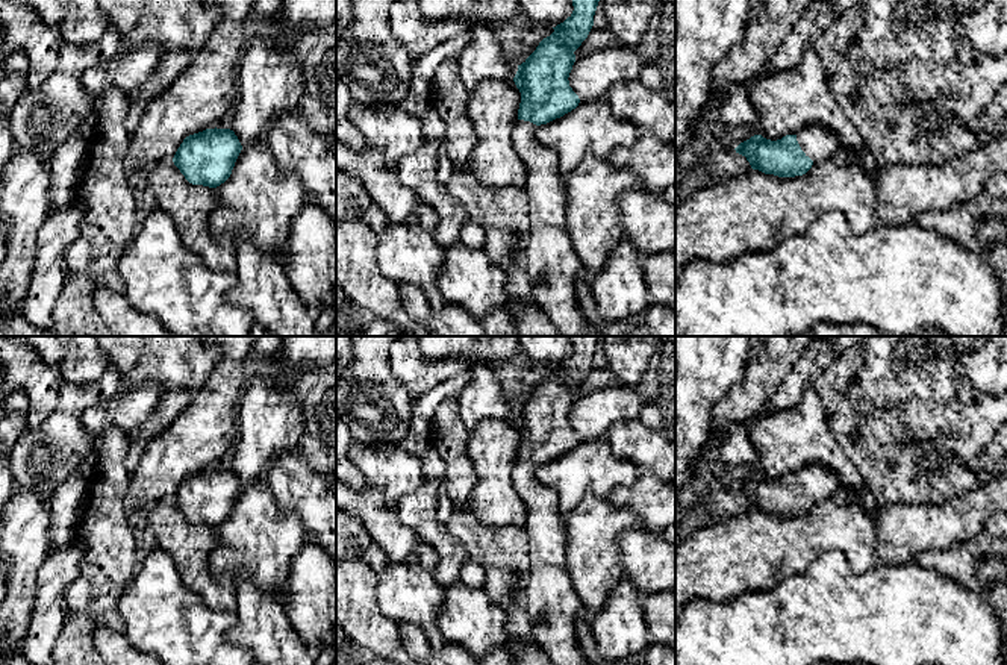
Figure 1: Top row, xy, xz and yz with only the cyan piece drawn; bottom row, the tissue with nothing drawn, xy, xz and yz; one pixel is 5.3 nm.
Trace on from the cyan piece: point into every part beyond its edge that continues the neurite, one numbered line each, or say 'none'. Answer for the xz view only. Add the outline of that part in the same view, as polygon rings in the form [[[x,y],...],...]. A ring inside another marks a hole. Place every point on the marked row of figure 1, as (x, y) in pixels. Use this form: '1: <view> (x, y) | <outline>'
1: xz (551, 261) | [[[518,120],[512,130],[516,155],[527,168],[530,241],[525,247],[532,301],[563,336],[603,336],[583,314],[575,295],[581,267],[566,227],[566,183],[559,156],[536,138],[536,124]]]

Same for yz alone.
1: yz (818, 143) | [[[807,126],[797,133],[797,141],[801,150],[813,162],[831,161],[837,165],[846,167],[863,159],[869,161],[868,148],[863,156],[845,148],[837,136],[825,126]]]

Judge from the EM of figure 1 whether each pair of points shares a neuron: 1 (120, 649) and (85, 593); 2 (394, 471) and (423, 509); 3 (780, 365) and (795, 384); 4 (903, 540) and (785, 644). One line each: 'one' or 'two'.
1: two
2: two
3: two
4: two

